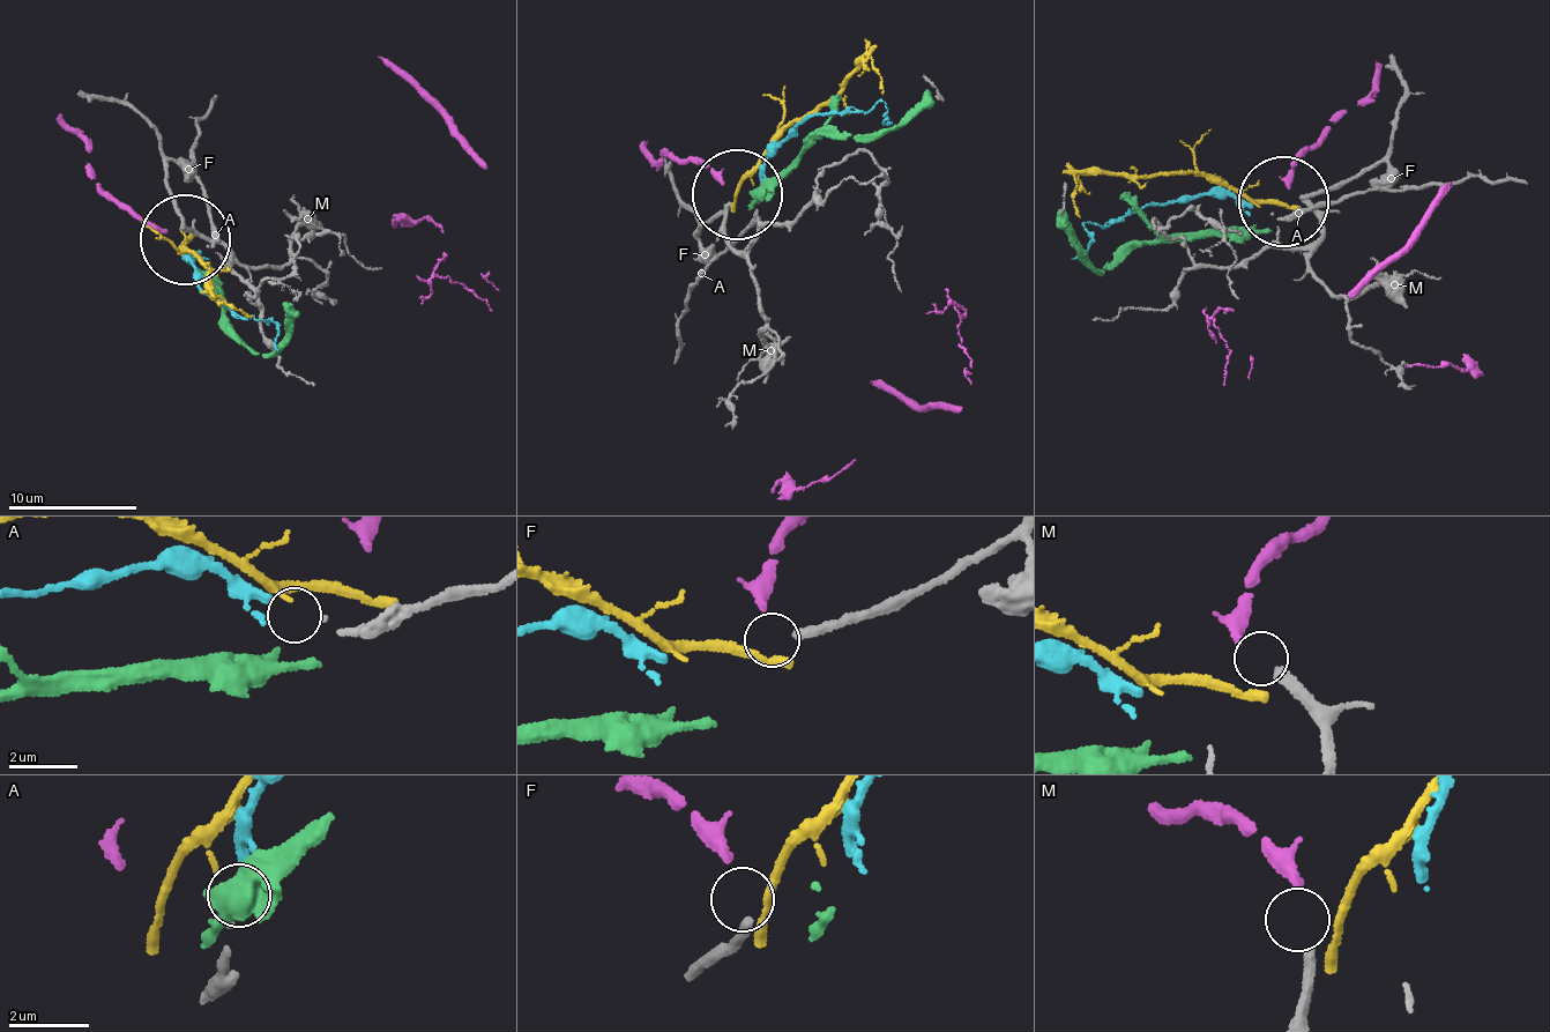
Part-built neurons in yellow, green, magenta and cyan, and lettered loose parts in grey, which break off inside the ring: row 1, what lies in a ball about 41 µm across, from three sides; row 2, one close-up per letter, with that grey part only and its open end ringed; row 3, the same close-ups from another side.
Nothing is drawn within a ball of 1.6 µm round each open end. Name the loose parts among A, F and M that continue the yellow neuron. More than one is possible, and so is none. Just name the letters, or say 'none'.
none

